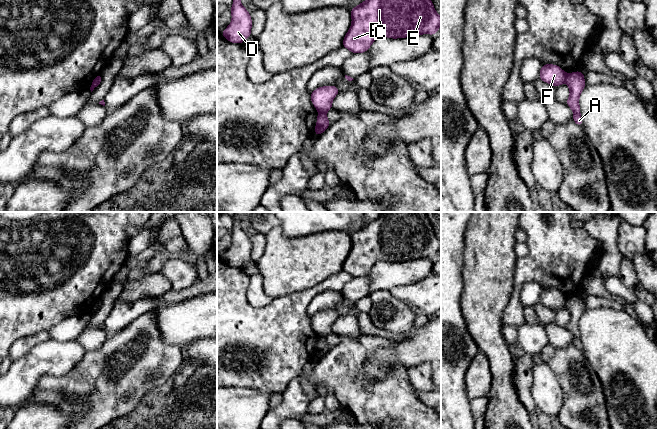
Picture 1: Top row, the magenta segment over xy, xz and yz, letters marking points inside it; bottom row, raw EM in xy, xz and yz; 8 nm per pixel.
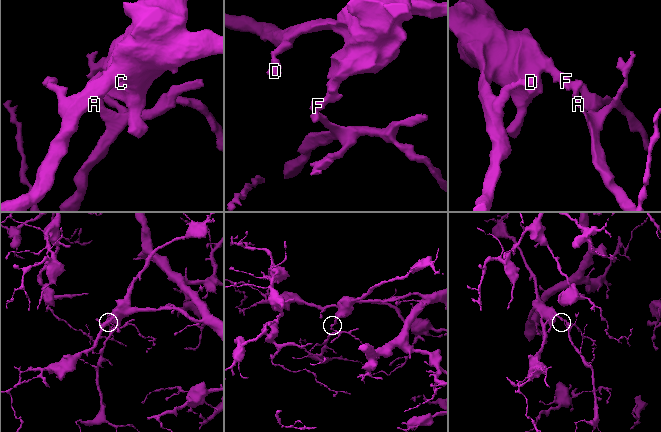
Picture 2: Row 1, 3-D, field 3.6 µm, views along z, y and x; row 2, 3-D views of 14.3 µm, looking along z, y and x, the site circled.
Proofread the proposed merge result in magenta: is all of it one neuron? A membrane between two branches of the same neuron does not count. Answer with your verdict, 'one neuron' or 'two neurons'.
two neurons

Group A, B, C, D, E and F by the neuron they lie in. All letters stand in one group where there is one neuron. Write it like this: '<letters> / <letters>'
A / B C D E F

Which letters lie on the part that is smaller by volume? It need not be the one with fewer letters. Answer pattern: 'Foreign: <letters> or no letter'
Foreign: A

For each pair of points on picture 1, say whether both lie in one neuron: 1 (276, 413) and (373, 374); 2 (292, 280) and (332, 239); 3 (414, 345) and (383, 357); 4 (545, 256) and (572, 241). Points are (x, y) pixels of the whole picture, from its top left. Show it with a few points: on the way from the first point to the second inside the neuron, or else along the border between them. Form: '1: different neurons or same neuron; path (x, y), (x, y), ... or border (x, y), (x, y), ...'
1: different neurons; border (371, 354), (364, 361), (364, 378), (367, 381)
2: same neuron; path (300, 269), (321, 248)
3: same neuron; path (406, 352), (391, 356)
4: same neuron; path (552, 253), (560, 253), (565, 248)

